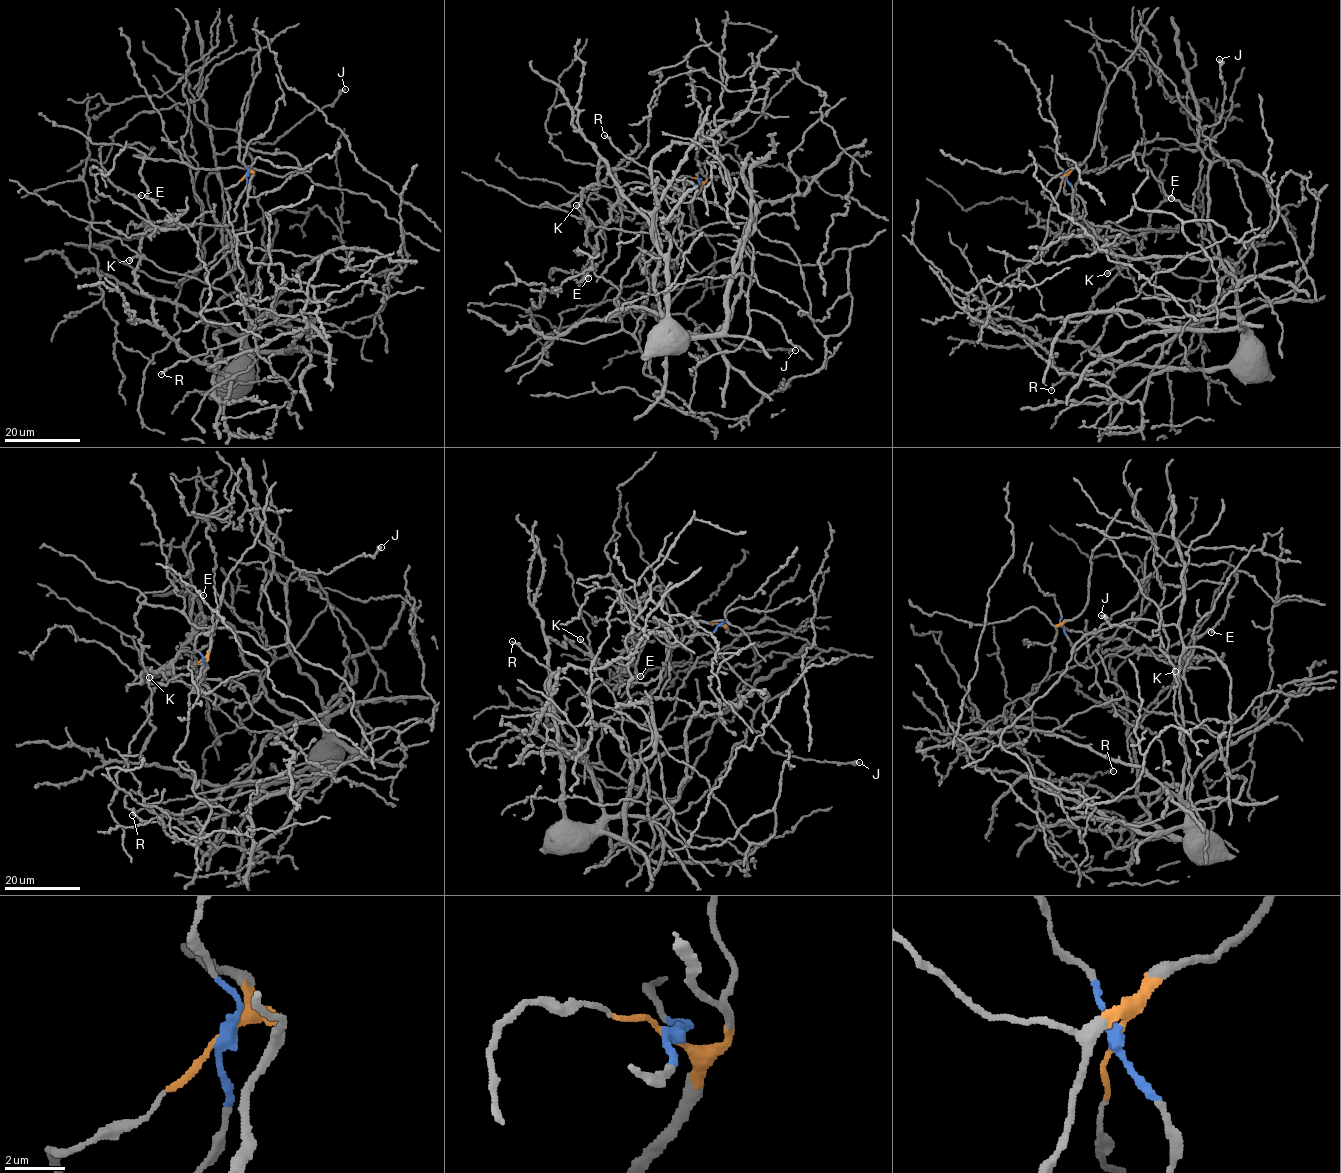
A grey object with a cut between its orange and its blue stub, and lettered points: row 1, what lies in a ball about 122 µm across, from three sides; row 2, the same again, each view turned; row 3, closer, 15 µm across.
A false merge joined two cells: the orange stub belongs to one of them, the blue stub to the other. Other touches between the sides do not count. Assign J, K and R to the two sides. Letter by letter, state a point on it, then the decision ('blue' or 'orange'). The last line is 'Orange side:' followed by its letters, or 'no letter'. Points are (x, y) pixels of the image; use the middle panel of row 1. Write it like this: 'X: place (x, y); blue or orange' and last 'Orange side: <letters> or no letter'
J: place (795, 350); orange
K: place (576, 205); blue
R: place (604, 135); orange
Orange side: J, R

